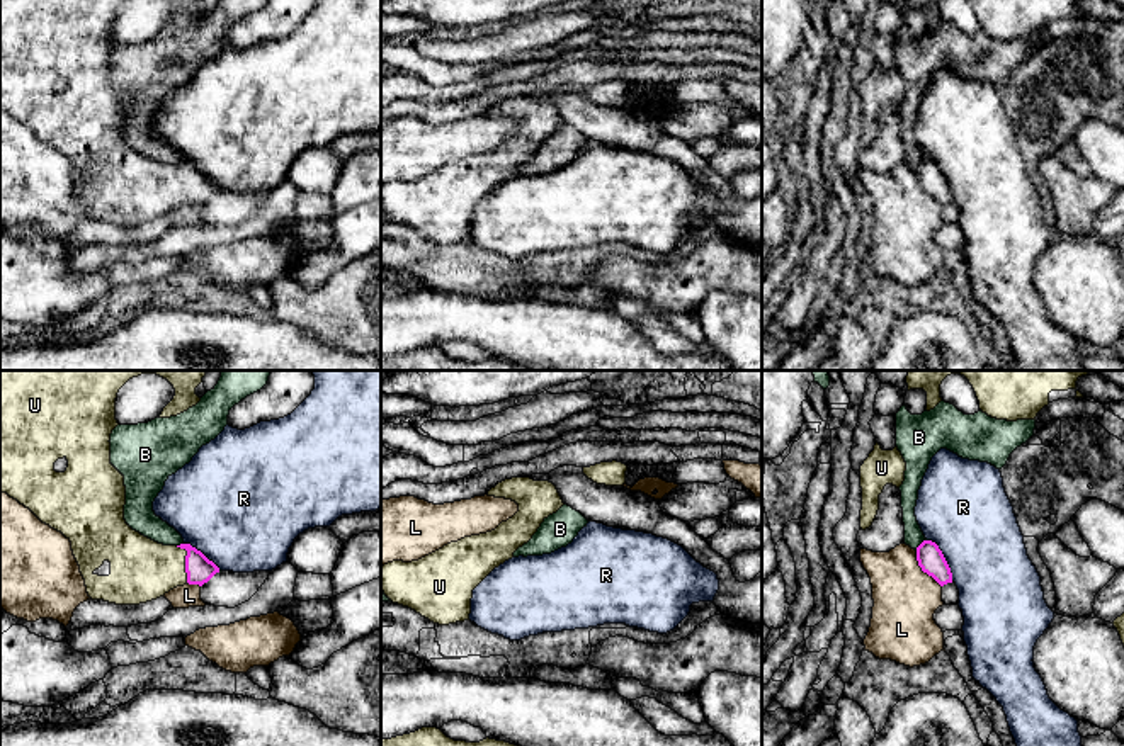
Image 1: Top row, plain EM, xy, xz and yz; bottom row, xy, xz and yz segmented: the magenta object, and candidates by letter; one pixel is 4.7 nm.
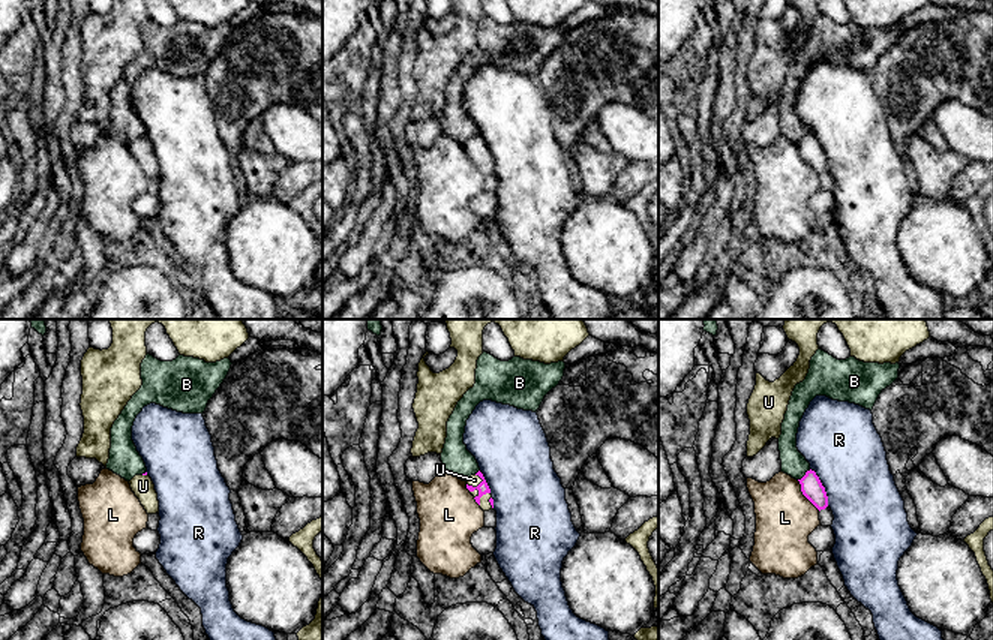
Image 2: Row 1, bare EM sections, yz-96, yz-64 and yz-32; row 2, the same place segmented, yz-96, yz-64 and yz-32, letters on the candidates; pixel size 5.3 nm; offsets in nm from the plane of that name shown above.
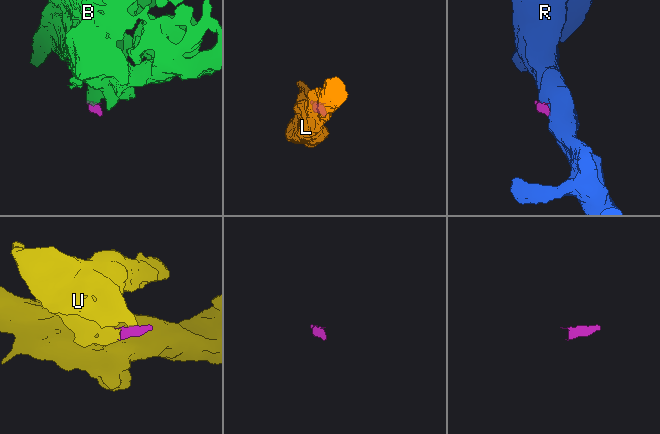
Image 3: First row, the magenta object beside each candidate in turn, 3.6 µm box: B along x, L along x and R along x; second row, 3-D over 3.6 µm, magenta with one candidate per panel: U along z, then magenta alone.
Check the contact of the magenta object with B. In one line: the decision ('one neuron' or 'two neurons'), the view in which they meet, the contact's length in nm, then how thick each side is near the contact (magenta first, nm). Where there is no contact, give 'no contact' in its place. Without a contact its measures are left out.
two neurons | yz | 80 nm | 120/90 nm

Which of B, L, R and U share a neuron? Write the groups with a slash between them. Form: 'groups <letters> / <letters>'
groups B / L / R / U

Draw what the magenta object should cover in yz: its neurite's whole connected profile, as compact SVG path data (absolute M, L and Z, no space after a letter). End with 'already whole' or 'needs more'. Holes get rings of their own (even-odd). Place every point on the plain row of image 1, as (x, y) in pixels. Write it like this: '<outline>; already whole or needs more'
M923 160L917 167L917 180L922 190L932 195L940 206L952 202L951 187L935 161Z; already whole

